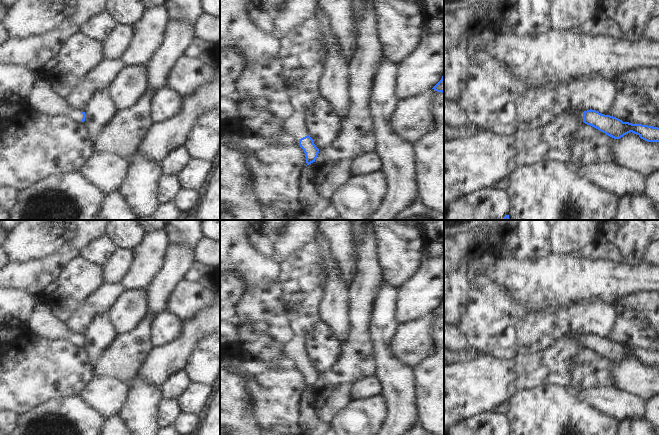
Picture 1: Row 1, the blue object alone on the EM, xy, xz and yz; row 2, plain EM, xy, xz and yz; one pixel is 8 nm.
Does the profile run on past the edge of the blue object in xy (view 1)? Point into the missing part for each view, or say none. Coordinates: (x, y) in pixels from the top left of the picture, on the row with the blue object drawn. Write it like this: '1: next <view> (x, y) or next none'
1: next xy (45, 100)

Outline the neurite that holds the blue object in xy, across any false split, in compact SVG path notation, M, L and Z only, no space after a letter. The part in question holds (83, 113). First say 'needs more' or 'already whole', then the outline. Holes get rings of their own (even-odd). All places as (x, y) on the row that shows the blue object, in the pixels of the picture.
needs more | M37 83L28 102L33 114L53 117L68 116L76 121L85 121L85 112L71 106L70 103L48 83Z

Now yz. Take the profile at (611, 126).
needs more | M569 109L563 113L563 115L566 114L582 120L585 124L598 129L614 139L620 139L624 135L632 132L647 142L659 142L658 127L623 122L616 117L604 115L592 109L584 112L579 109Z

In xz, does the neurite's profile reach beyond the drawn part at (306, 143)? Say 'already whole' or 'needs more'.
needs more

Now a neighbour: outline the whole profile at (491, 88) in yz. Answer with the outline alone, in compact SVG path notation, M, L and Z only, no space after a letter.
M477 51L476 55L481 65L472 63L468 88L458 104L480 131L511 138L520 132L543 129L554 123L569 109L579 109L583 112L592 109L612 116L617 98L616 81L594 77L568 86L560 84L556 90L538 92L532 89L524 90L517 79L497 59ZM508 105L515 108L513 114L505 111Z

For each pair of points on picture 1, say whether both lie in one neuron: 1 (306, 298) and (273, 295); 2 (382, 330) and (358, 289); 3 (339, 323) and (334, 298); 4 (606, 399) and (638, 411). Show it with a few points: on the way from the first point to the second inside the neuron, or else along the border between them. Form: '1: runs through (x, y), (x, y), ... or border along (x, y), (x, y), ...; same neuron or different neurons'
1: border along (278, 280), (283, 291), (290, 319); different neurons
2: border along (380, 291), (375, 303), (371, 336); different neurons
3: runs through (338, 317), (336, 304); same neuron
4: runs through (614, 402), (630, 408); same neuron

